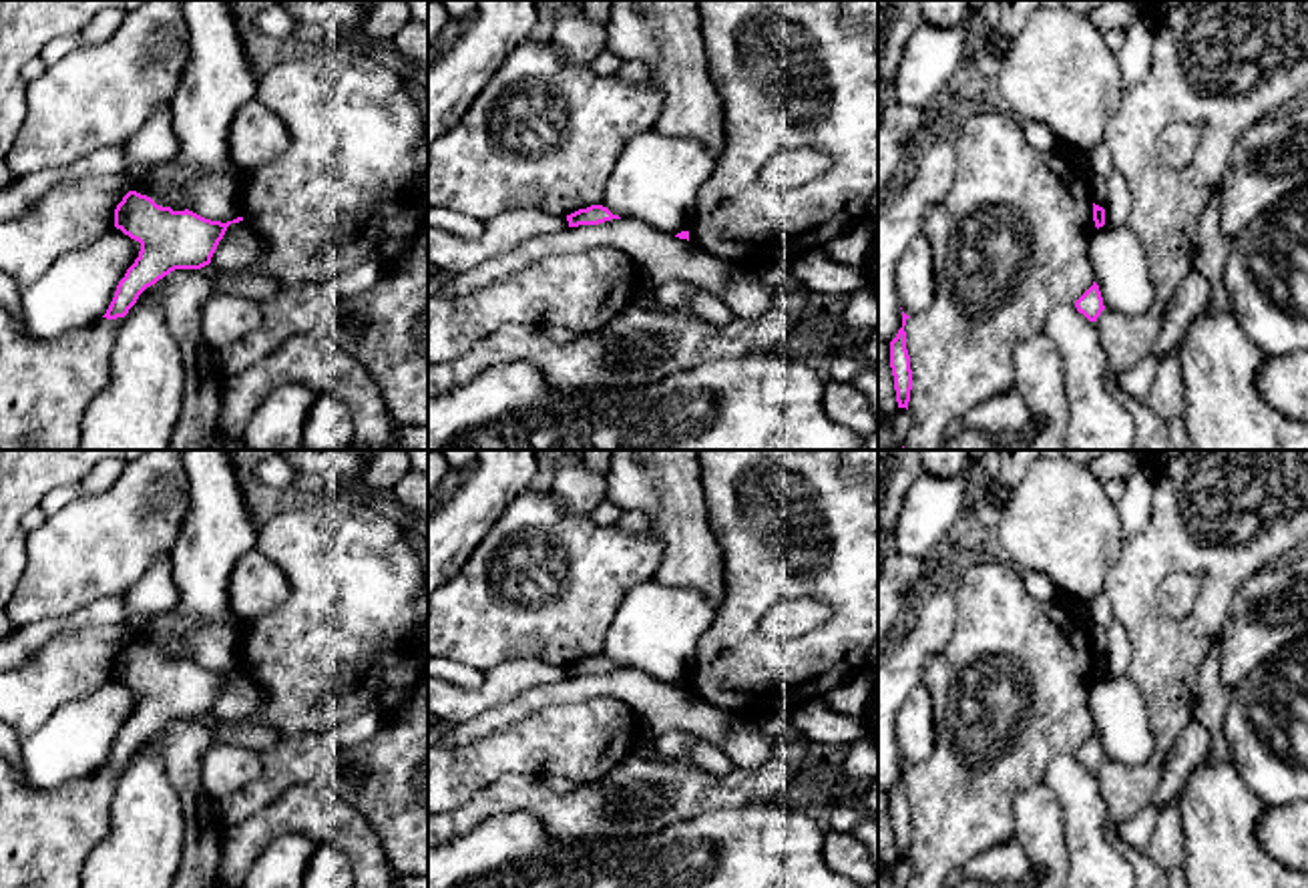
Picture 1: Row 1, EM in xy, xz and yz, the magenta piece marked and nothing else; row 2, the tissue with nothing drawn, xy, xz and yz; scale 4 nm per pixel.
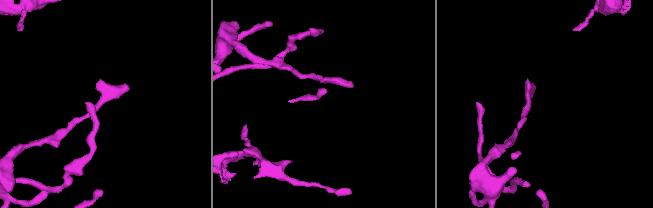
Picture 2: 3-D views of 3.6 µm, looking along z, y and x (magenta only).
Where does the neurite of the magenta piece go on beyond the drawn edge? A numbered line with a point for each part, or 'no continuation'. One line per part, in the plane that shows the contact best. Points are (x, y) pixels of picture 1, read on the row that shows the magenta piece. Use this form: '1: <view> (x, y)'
no continuation

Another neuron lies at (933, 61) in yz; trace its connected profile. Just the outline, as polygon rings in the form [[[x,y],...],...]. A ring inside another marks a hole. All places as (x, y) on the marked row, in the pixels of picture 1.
[[[972,10],[952,28],[936,28],[924,22],[914,30],[894,72],[898,102],[924,110],[942,90],[956,88],[978,30],[980,18]]]

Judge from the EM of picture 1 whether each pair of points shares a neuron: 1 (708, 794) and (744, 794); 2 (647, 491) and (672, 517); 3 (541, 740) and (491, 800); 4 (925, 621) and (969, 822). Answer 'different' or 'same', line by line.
1: same
2: same
3: different
4: different

